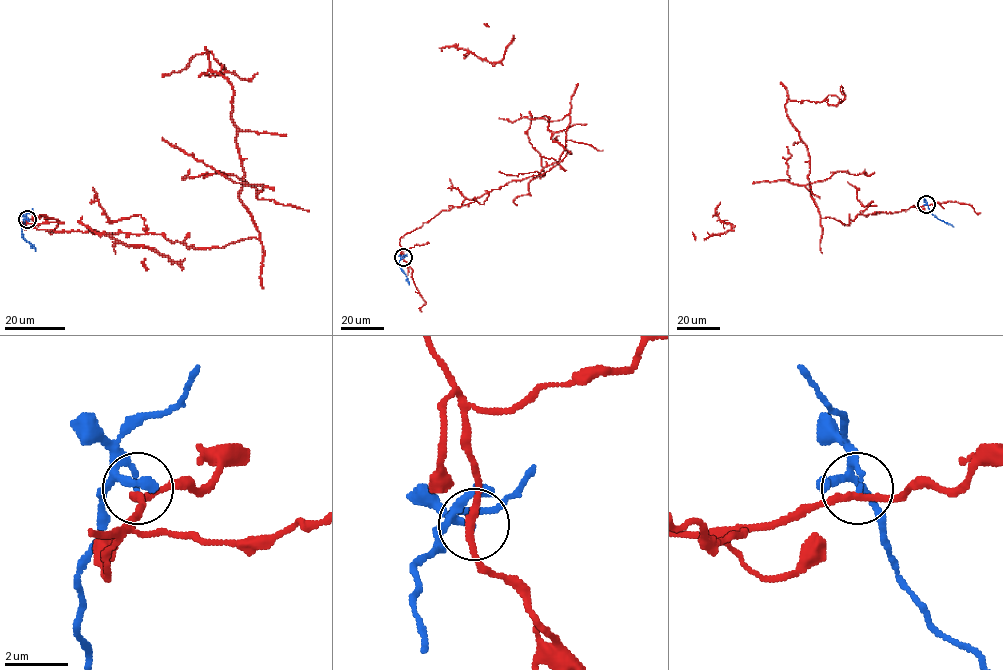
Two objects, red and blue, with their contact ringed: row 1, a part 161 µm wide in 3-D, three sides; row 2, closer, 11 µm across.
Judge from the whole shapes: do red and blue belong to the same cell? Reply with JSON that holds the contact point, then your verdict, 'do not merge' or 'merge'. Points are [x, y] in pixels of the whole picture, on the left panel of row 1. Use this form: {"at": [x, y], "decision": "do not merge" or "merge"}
{"at": [27, 219], "decision": "do not merge"}

